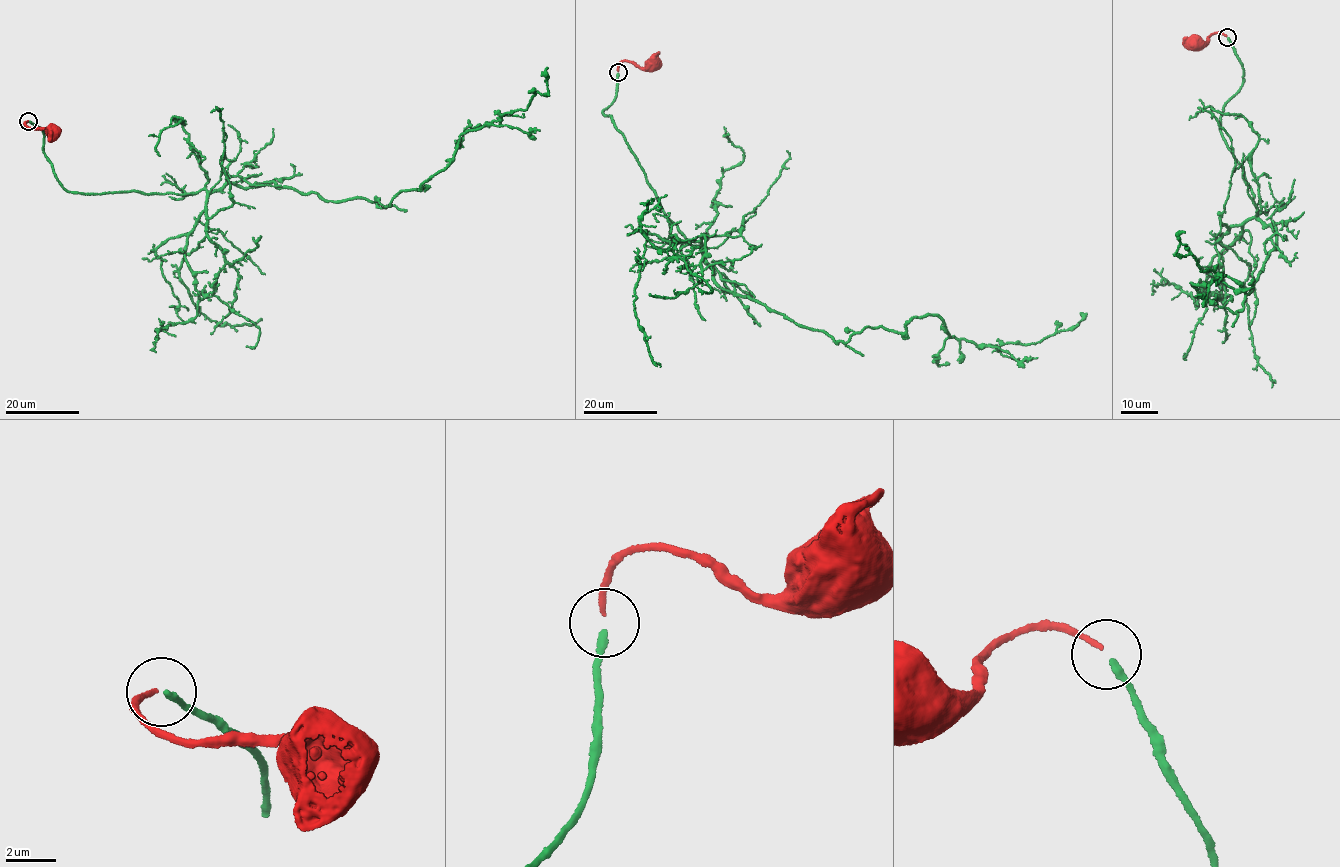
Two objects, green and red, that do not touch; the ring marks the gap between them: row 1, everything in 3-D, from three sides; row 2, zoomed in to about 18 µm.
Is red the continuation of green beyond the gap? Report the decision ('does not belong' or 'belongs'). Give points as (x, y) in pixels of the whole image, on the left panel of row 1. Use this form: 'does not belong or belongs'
belongs

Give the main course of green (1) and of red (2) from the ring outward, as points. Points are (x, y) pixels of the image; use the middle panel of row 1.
1: (617, 73), (602, 112), (718, 285), (839, 342), (931, 314), (978, 345), (1029, 345), (1085, 319)
2: (618, 71), (619, 64), (624, 61), (643, 68), (651, 60), (652, 63)

